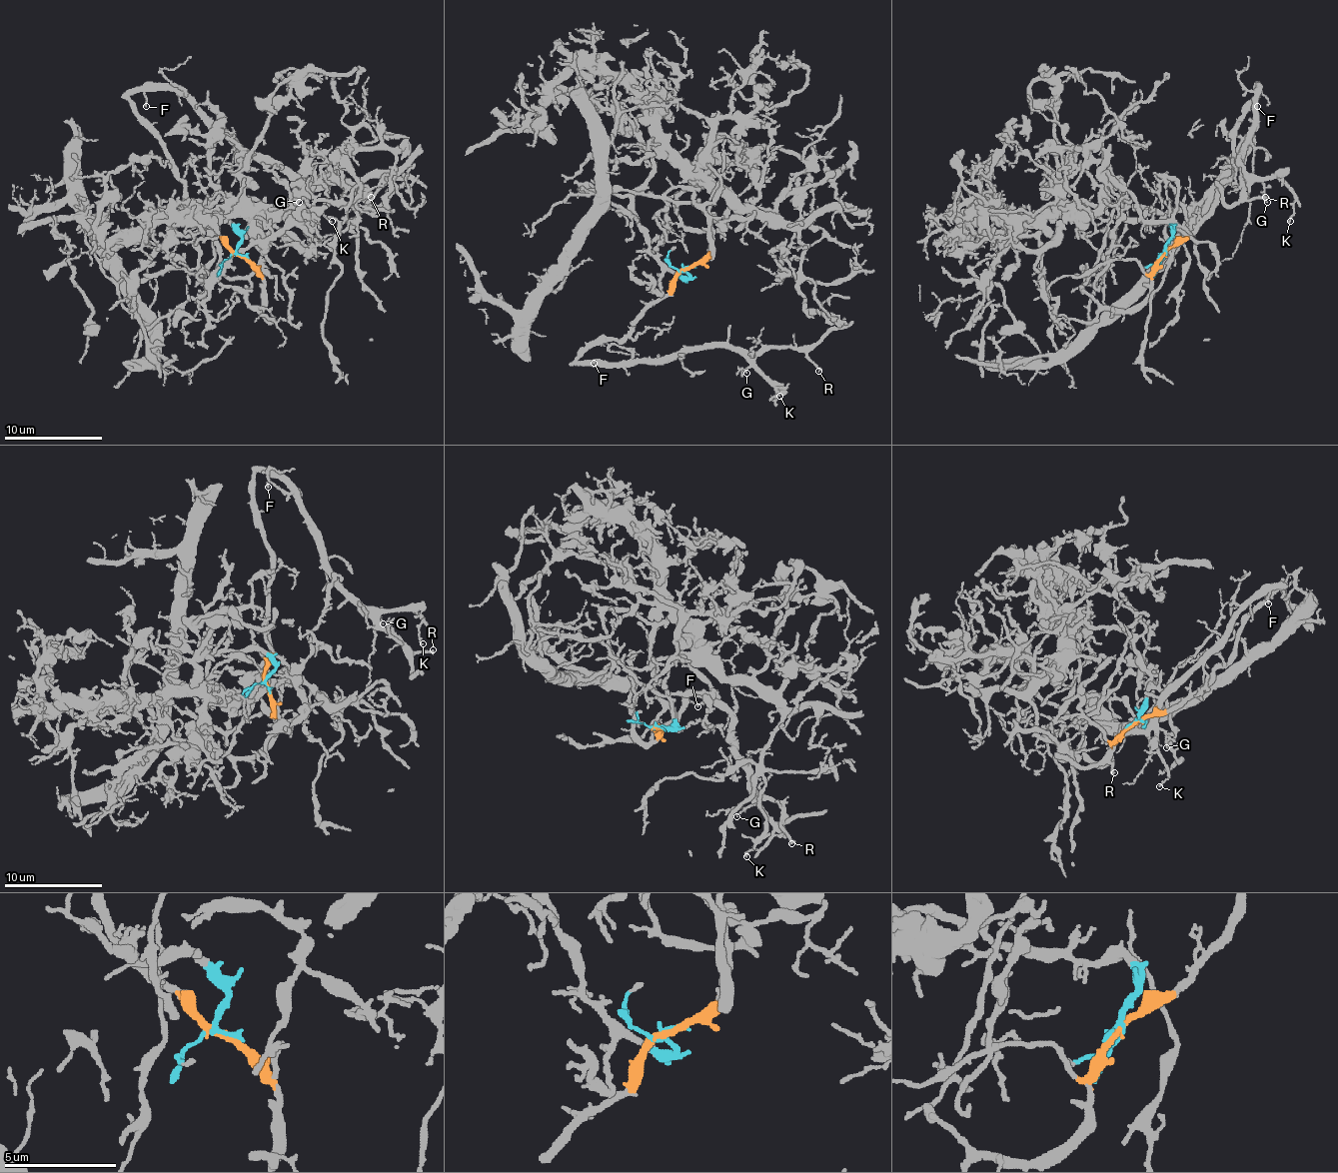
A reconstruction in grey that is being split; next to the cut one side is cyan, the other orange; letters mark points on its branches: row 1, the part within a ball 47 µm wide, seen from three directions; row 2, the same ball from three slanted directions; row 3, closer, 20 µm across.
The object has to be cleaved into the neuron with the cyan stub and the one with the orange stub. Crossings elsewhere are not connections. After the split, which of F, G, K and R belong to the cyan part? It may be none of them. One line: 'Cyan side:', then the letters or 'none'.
Cyan side: none

